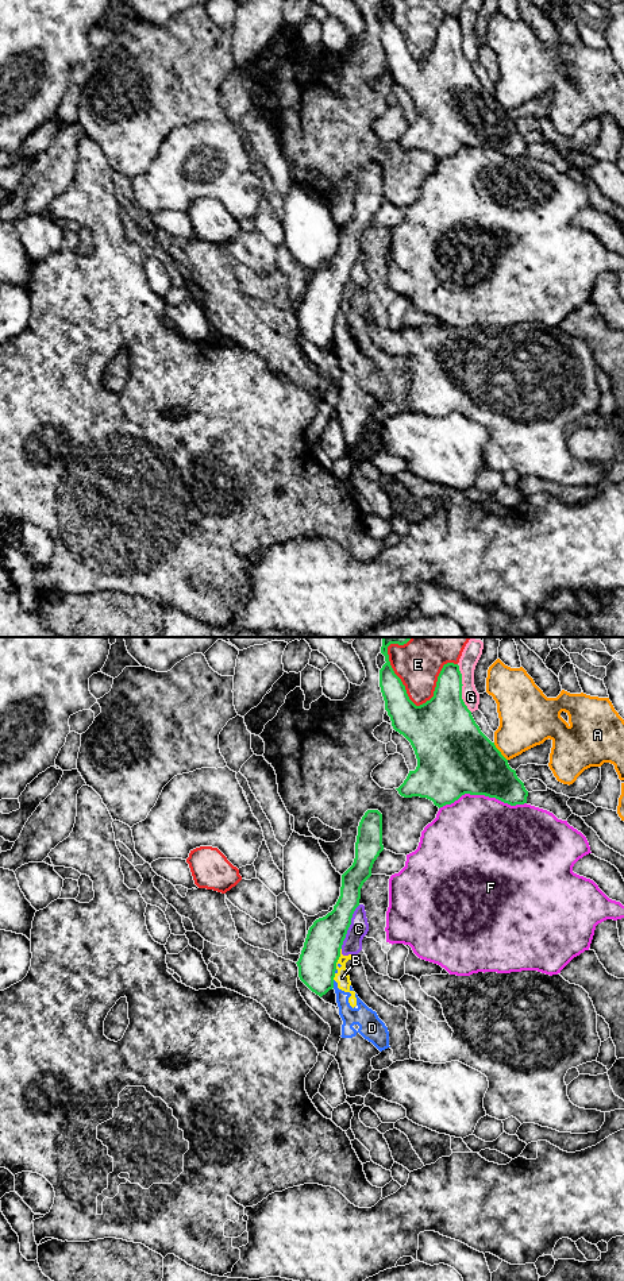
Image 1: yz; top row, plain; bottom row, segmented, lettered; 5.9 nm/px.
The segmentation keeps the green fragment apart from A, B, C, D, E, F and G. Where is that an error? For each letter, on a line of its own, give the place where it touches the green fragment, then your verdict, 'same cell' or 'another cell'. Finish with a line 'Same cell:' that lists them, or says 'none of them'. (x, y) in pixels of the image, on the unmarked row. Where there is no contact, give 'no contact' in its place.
A: meets green in yz at (500, 104); another cell
B: meets green in yz at (338, 311); another cell
C: meets green in yz at (349, 278); another cell
D: meets green in yz at (332, 336); another cell
E: meets green in yz at (418, 58); another cell
F: meets green in yz at (482, 146); another cell
G: meets green in yz at (461, 41); another cell
Same cell: none of them

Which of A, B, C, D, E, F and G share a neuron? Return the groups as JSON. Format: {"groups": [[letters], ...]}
{"groups": [["A"], ["B", "C", "D"], ["E"], ["F"], ["G"]]}

